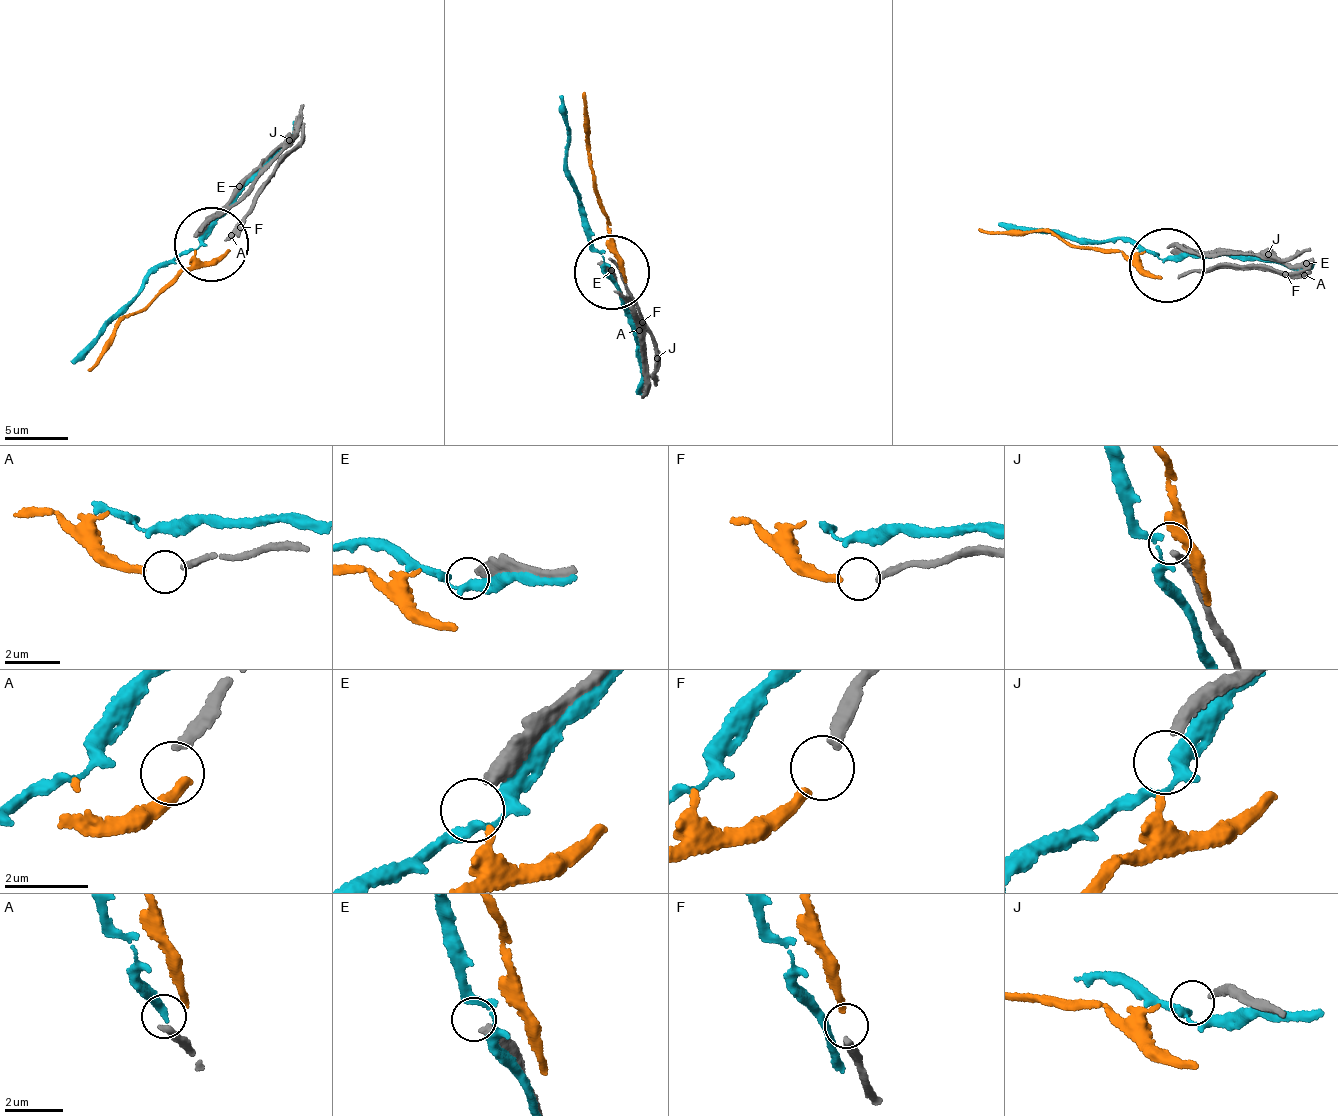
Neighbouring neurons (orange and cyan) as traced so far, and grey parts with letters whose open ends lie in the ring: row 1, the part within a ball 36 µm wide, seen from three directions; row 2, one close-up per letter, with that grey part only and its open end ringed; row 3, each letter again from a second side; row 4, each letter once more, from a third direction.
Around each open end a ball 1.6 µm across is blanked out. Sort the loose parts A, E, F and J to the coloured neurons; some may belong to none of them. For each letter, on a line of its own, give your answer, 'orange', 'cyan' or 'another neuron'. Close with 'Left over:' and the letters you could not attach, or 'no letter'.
A: another neuron
E: another neuron
F: orange
J: another neuron
Left over: A, E, J

